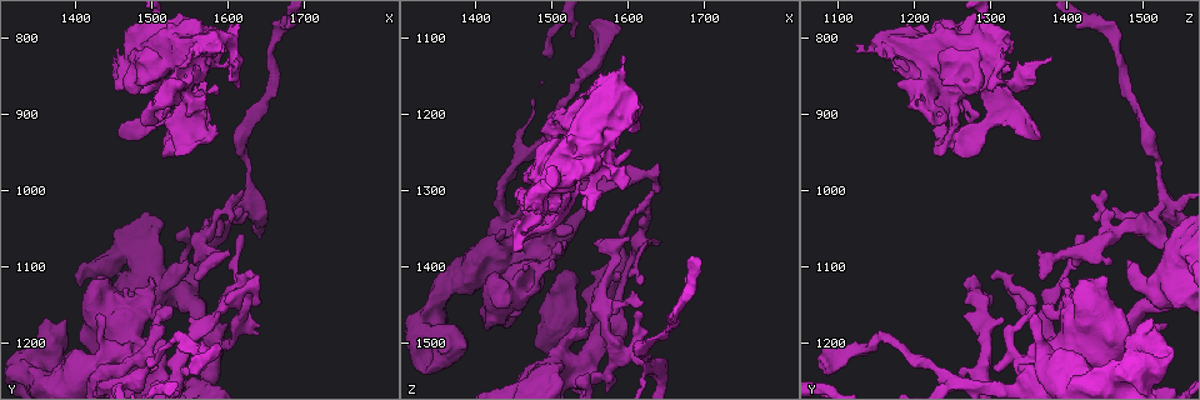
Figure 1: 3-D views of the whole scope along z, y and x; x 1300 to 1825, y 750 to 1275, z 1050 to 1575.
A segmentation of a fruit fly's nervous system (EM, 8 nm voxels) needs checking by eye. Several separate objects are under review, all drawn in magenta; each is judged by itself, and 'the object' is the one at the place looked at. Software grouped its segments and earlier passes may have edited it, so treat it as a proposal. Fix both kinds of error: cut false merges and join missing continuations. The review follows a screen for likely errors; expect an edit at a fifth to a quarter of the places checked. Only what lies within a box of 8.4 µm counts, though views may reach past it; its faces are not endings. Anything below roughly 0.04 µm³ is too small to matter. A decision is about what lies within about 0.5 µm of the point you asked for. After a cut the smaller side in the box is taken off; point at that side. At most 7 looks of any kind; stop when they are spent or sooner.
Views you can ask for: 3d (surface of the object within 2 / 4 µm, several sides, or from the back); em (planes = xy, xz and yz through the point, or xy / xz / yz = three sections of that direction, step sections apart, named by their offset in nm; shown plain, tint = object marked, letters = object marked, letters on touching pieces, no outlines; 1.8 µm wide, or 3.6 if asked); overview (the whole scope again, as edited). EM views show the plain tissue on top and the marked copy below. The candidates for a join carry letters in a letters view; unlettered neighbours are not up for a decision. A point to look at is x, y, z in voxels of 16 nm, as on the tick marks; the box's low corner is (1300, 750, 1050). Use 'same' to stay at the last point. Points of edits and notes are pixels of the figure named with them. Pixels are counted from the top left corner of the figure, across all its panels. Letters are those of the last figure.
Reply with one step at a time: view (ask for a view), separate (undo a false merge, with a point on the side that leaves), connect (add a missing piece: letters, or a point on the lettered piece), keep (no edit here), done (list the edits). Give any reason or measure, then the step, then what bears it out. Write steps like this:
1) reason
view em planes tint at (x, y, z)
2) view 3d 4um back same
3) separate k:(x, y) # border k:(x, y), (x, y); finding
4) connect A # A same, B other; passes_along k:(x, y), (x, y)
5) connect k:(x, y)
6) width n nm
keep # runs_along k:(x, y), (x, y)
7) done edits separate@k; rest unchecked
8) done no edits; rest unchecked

an open end
view 3d 4um at (1640, 1150, 1305)

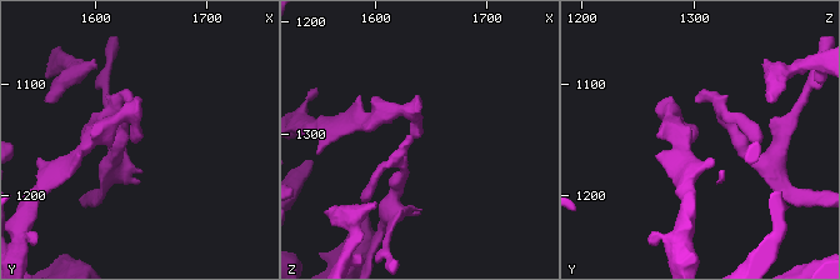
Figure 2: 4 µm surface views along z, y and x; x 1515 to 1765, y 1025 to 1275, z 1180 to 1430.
view em planes letters at (1636, 1146, 1302)

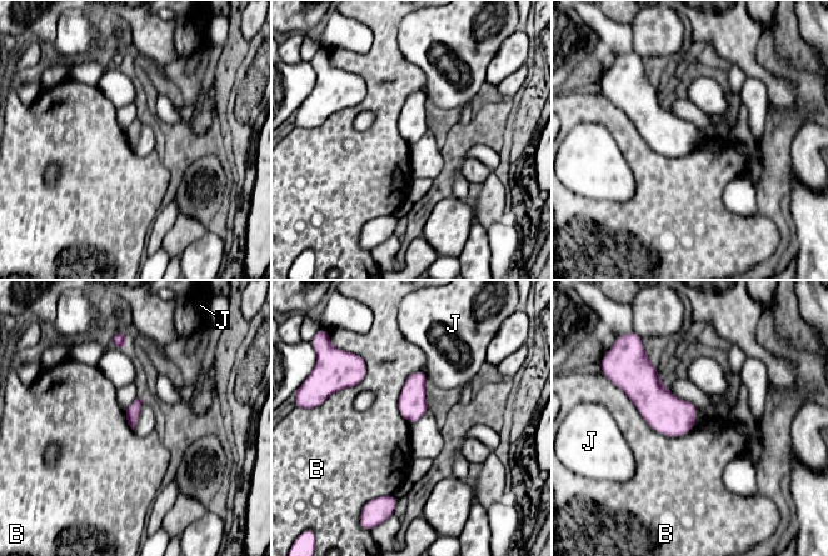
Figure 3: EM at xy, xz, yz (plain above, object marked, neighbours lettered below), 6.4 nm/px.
keep # B other, J other; none of them fits

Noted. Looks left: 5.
free end
view em xz step 16 letters at (1610, 865, 1220)

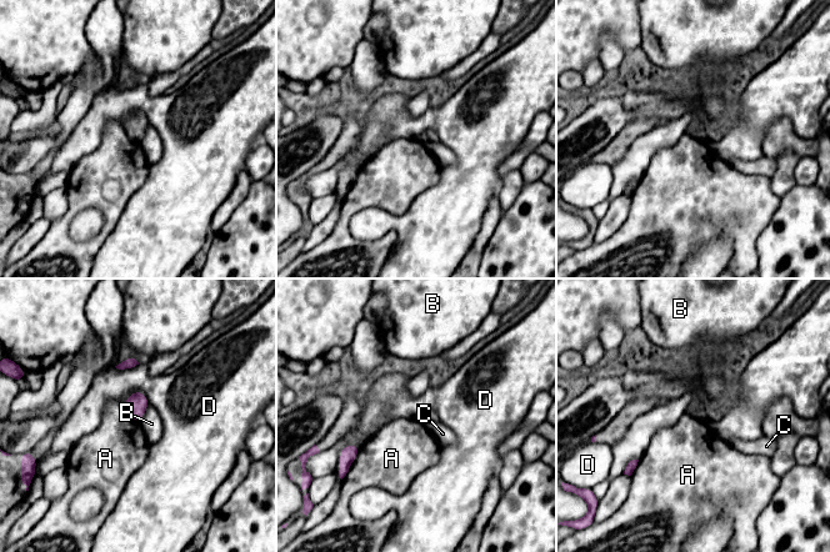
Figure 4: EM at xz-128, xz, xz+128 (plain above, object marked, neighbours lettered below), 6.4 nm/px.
view em yz step 8 letters same

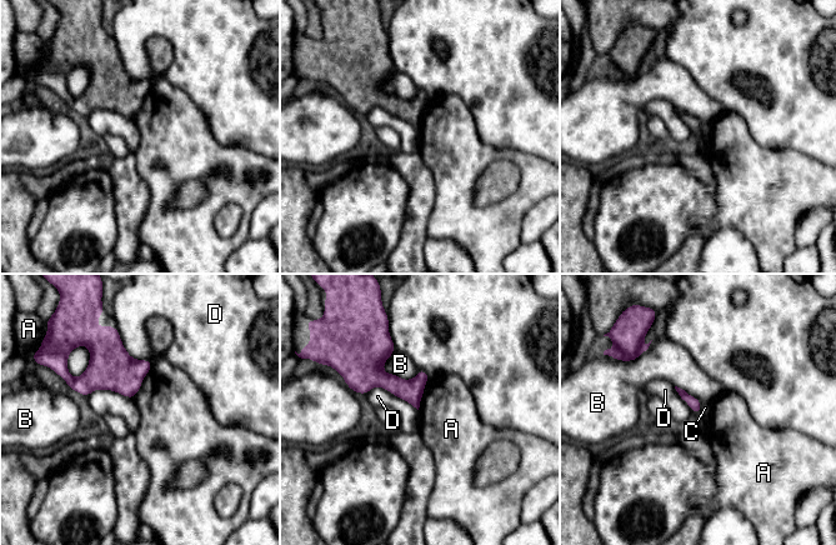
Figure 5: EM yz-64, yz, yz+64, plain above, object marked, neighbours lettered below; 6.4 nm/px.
keep # A other, B other, C other, D other; none of them fits

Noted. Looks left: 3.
thick end
view em 3.6um xz step 16 letters at (1590, 820, 1125)

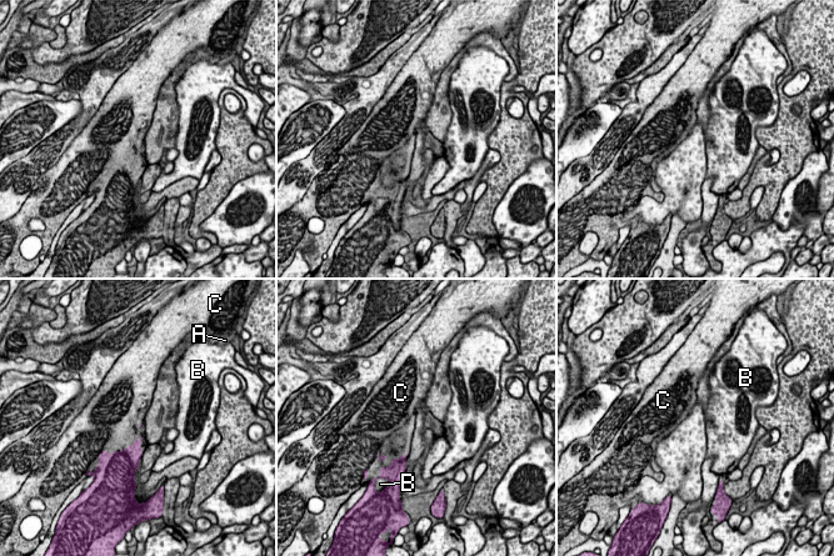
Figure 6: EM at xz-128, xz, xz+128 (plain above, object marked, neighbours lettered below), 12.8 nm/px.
connect C # A other, B other, C same; the neuron continues

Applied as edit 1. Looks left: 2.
done edits connect@6; rest unchecked

